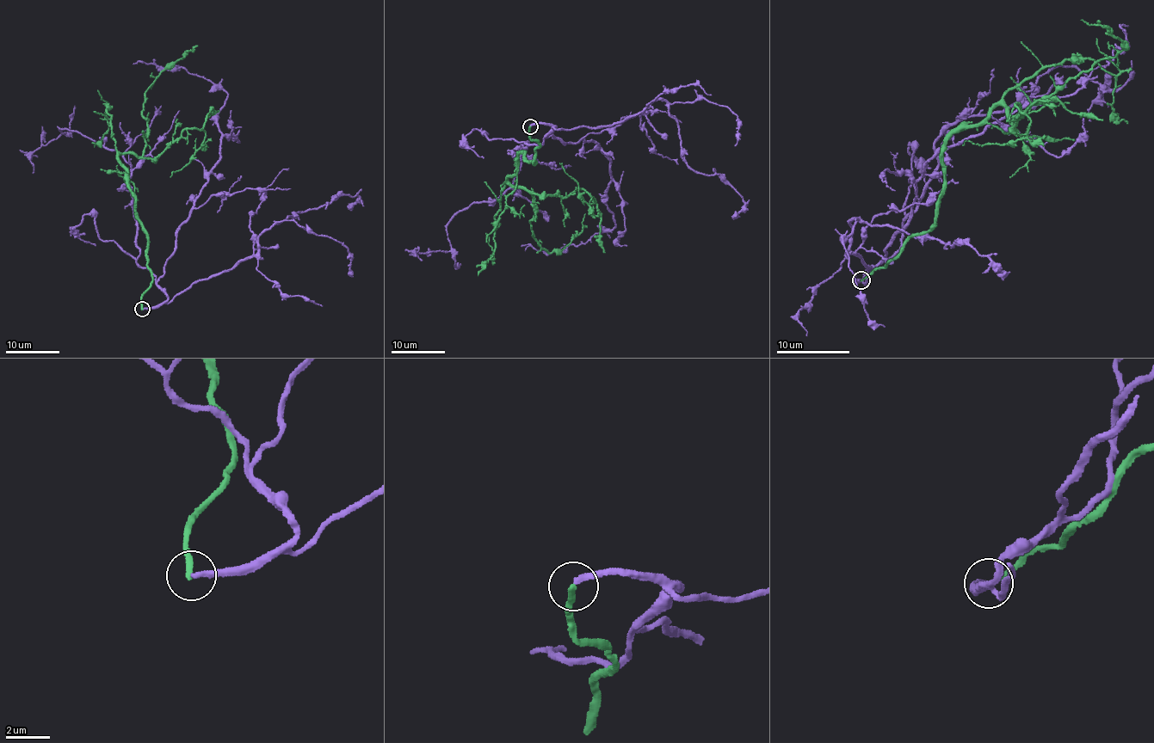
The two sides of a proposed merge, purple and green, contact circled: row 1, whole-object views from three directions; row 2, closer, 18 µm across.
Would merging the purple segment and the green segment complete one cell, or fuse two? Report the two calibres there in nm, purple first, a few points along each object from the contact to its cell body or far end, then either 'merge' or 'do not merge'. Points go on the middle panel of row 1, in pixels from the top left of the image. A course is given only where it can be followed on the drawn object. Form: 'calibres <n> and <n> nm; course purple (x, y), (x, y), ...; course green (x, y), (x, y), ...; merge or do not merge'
calibres 220 and 240 nm; course purple (529, 126), (547, 123), (555, 127), (546, 136), (564, 144), (598, 144), (615, 226), (550, 252), (521, 246); course green (529, 126), (539, 144), (534, 163), (524, 151), (508, 179), (532, 194), (533, 236), (562, 249), (584, 213); do not merge

